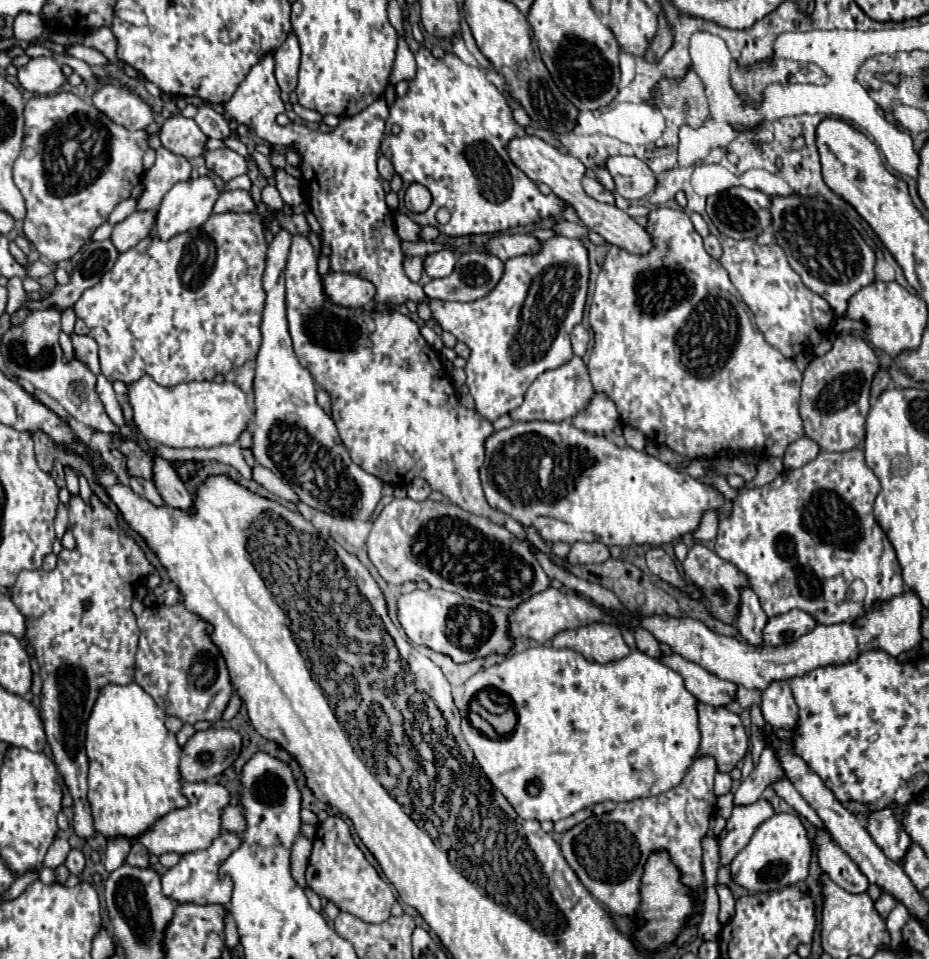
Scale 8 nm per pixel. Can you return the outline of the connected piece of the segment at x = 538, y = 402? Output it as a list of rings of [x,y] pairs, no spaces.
[[[574,355],[568,363],[560,365],[558,369],[552,371],[544,371],[526,391],[524,403],[514,409],[510,415],[514,421],[566,421],[572,419],[580,409],[586,407],[586,403],[590,401],[590,397],[594,395],[594,387],[588,375],[588,369],[582,361],[582,357]]]

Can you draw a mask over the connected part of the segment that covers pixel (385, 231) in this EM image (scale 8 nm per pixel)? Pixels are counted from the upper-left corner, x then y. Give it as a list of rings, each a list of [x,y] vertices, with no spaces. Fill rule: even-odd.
[[[268,53],[252,67],[232,99],[224,103],[224,119],[254,127],[256,135],[270,145],[284,145],[300,155],[306,203],[316,215],[322,233],[320,243],[330,247],[330,271],[352,273],[368,279],[376,287],[376,305],[404,305],[406,301],[426,303],[424,289],[404,275],[402,239],[396,233],[392,211],[384,201],[382,177],[376,169],[380,141],[388,119],[386,99],[366,107],[354,117],[346,117],[332,133],[308,129],[306,125],[278,125],[276,115],[284,113],[280,87],[274,77],[274,57]]]

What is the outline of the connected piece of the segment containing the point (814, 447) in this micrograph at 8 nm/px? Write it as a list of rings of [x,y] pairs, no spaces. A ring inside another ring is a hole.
[[[800,437],[798,441],[794,441],[786,453],[784,453],[784,467],[786,469],[798,469],[804,467],[804,463],[810,463],[812,459],[816,459],[816,455],[820,453],[820,447],[816,441],[808,439],[808,437]]]

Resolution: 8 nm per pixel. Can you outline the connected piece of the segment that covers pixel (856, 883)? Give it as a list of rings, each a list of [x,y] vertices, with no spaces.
[[[818,831],[816,851],[818,851],[820,867],[836,885],[844,887],[848,893],[866,893],[868,891],[870,883],[868,883],[866,875],[856,867],[856,863],[850,859],[848,853],[844,853],[836,843],[832,843],[832,839],[826,831]]]

